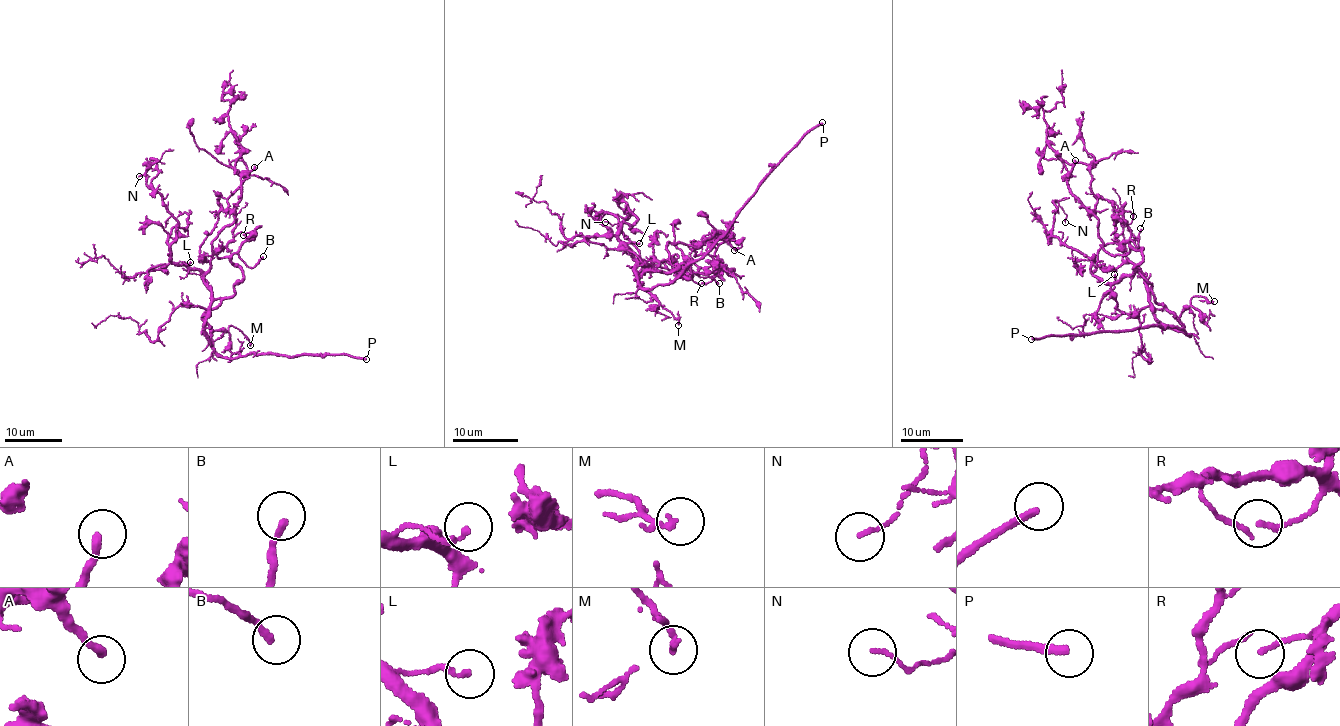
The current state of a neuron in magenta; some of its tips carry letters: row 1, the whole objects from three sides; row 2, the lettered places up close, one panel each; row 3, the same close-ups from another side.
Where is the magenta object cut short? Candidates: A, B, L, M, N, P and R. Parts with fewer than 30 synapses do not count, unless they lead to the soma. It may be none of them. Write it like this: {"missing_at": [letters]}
{"missing_at": ["A", "B", "P"]}

